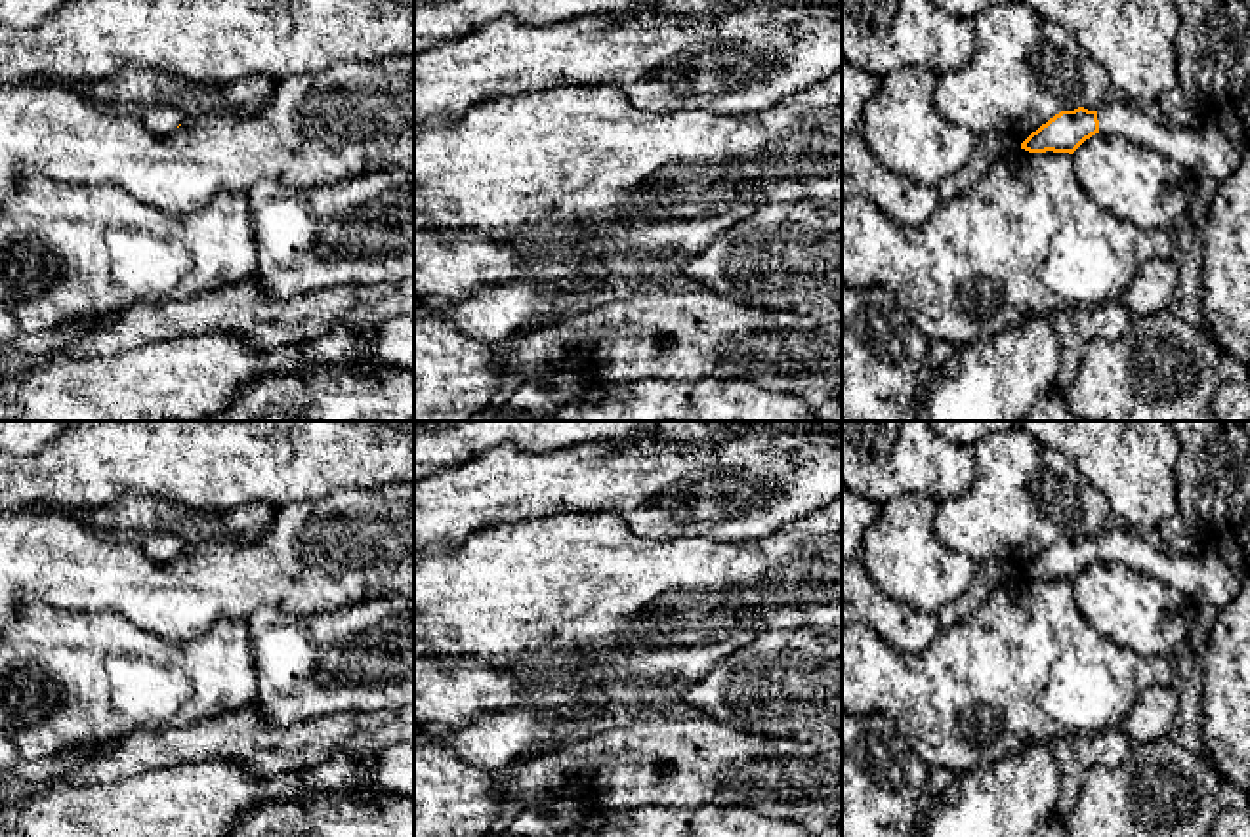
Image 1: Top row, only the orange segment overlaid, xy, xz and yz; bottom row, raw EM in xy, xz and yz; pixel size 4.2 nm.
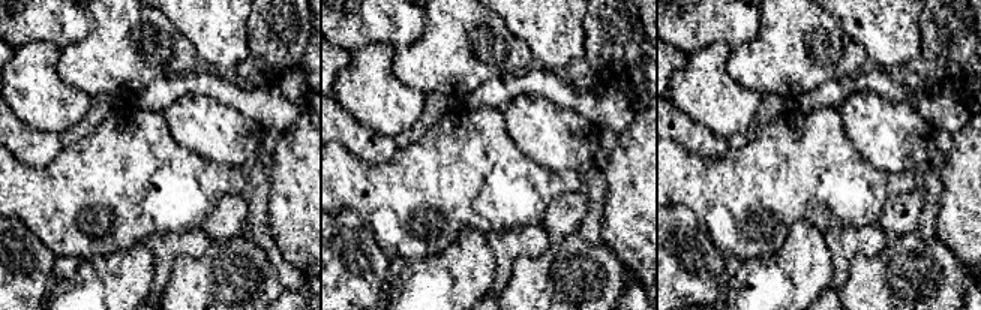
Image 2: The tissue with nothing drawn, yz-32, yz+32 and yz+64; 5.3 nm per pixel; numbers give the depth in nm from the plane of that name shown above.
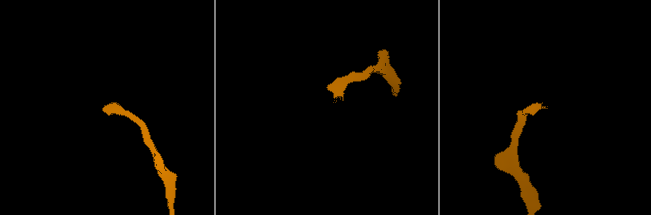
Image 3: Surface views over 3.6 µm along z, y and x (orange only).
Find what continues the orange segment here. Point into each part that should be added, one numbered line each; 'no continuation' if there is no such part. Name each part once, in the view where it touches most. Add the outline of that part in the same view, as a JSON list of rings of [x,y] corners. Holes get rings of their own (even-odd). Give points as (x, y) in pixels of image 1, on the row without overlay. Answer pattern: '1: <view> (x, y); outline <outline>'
1: yz (1201, 574); outline [[[1115,524],[1097,538],[1099,559],[1118,561],[1181,591],[1197,606],[1221,610],[1242,587],[1216,549],[1170,553],[1145,541],[1135,528]]]

